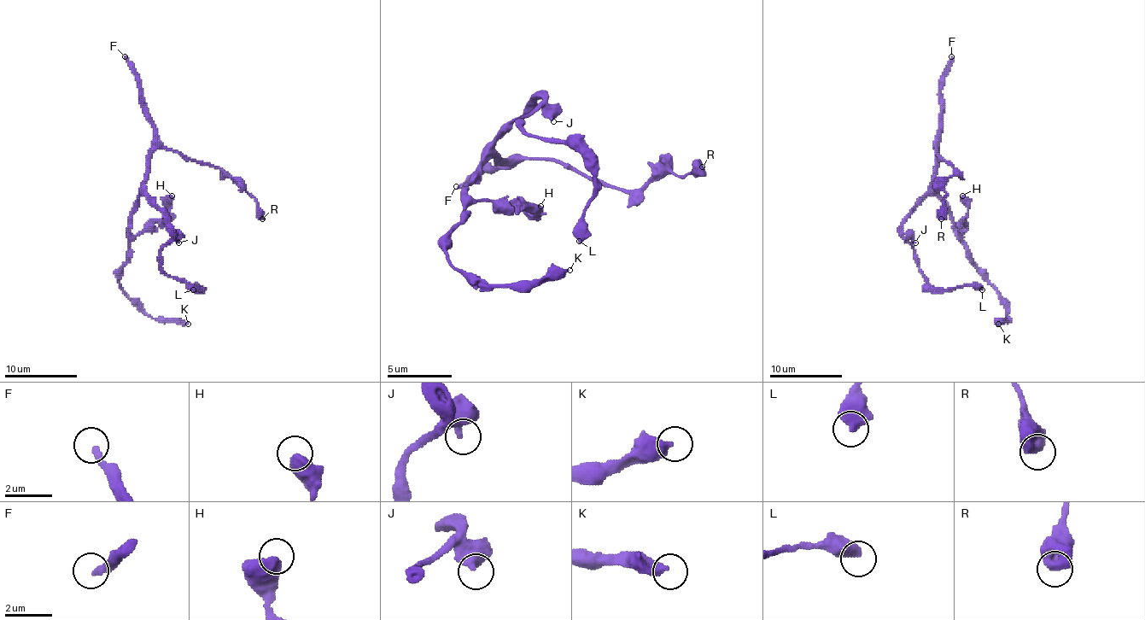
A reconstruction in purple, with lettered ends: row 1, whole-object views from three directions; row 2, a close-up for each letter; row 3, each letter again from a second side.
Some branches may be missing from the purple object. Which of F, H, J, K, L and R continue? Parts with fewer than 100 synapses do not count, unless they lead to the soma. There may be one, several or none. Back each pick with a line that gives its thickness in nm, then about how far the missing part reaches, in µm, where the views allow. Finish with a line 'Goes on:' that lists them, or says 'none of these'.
F: Thickness 240 nm. Missing length about 300 µm
Goes on: F

